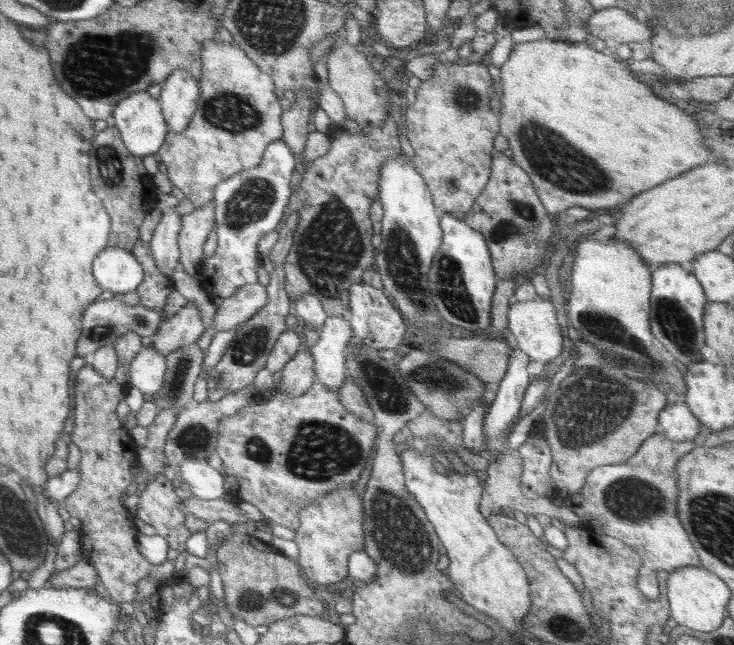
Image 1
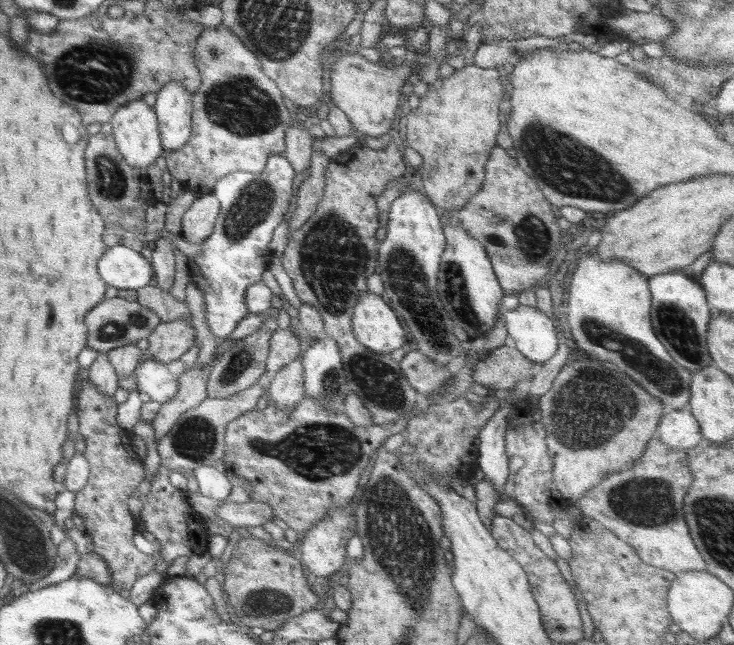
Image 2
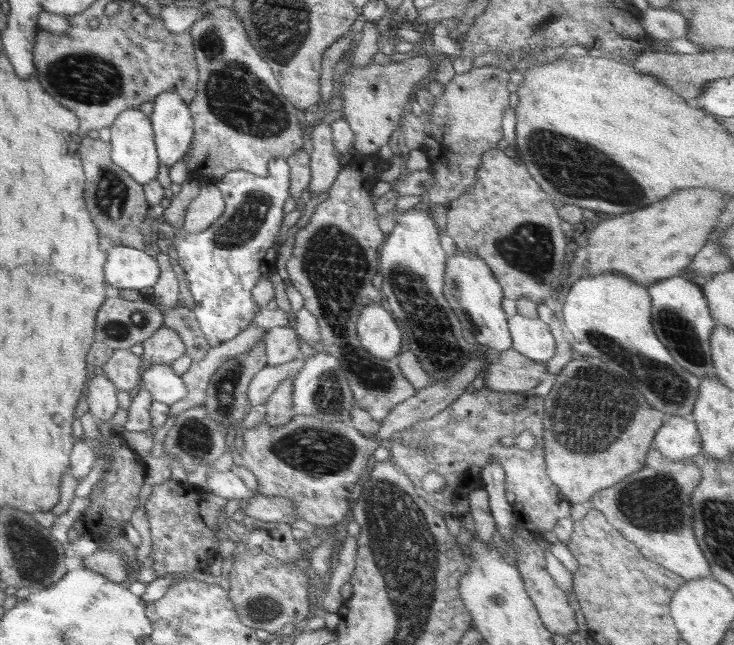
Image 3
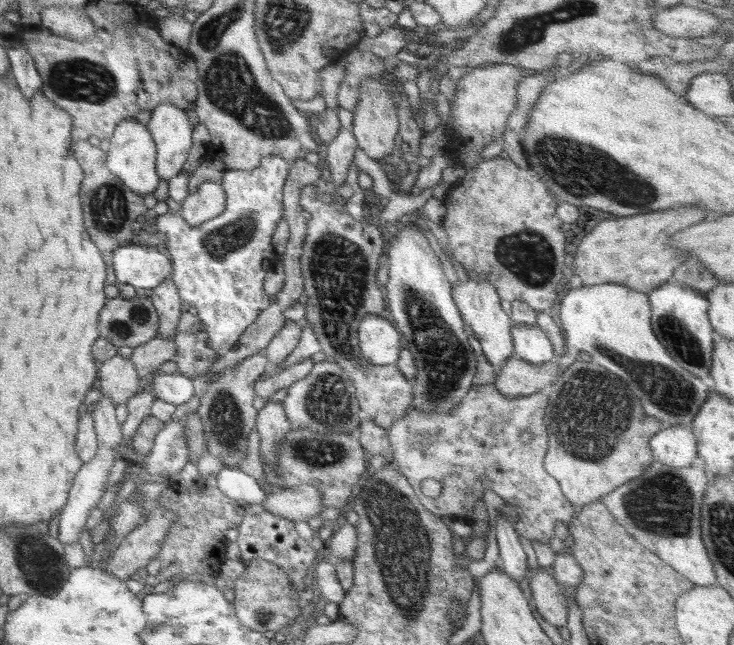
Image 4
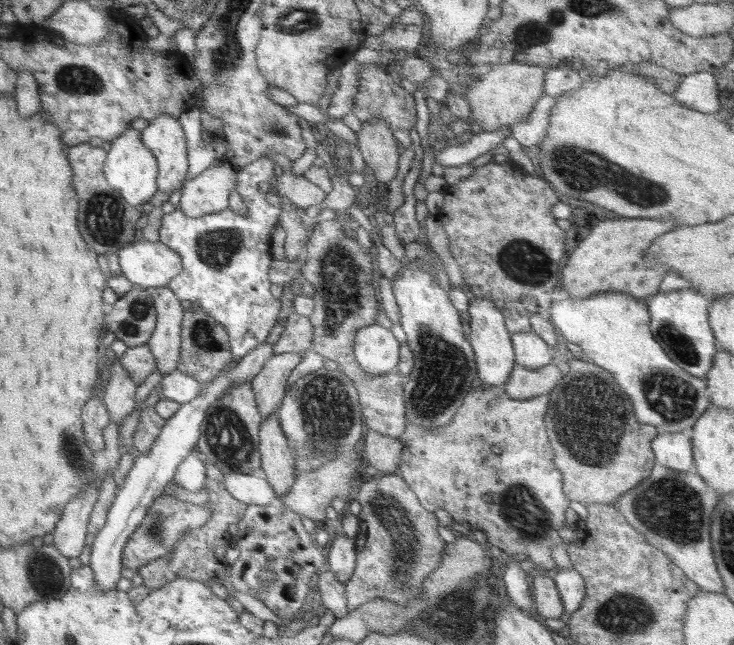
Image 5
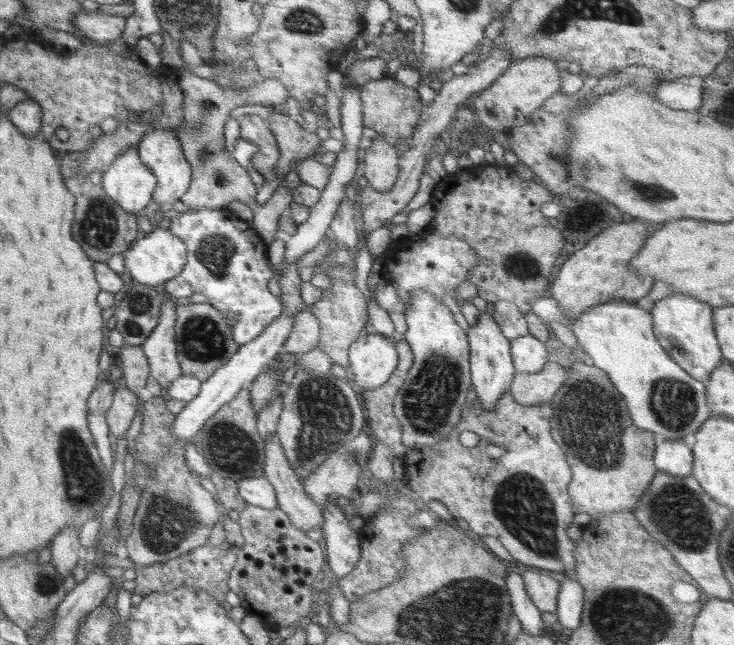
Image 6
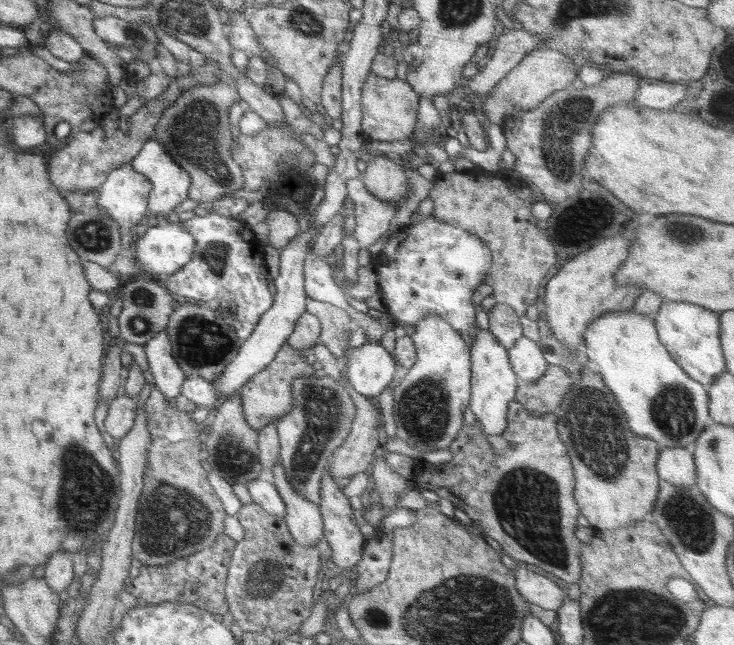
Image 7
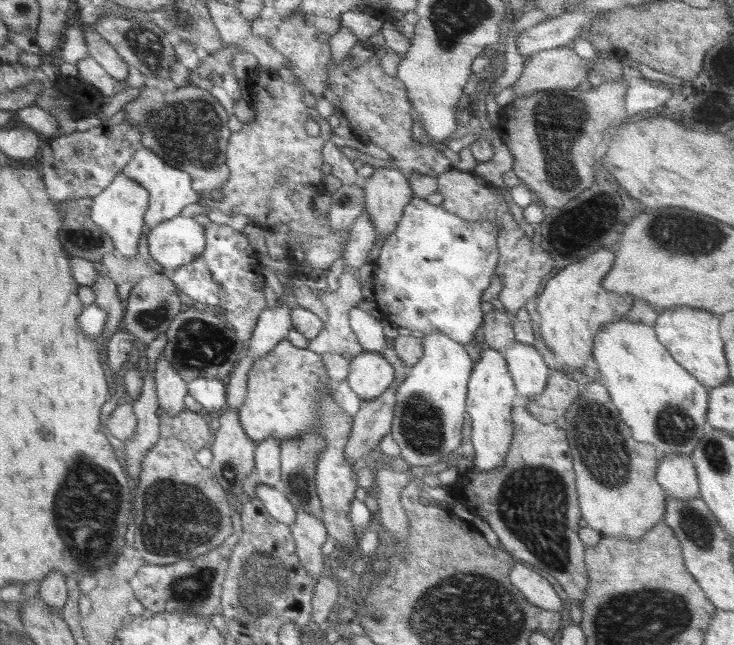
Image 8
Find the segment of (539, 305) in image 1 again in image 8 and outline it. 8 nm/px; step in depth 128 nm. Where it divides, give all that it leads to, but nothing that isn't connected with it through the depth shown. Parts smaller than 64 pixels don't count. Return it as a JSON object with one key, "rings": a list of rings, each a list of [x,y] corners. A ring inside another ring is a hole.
{"rings":[[[515,340],[502,353],[516,387],[519,401],[527,401],[545,389],[551,372],[533,345]]]}

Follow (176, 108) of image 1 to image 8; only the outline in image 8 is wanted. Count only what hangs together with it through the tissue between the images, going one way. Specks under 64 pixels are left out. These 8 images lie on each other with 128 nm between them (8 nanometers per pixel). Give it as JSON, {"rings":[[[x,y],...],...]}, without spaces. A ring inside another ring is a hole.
{"rings":[[[141,146],[121,172],[139,182],[149,192],[149,205],[144,215],[144,226],[149,232],[154,230],[157,224],[178,216],[188,204],[194,204],[199,200],[199,193],[192,190],[191,176],[165,163],[149,148]]]}

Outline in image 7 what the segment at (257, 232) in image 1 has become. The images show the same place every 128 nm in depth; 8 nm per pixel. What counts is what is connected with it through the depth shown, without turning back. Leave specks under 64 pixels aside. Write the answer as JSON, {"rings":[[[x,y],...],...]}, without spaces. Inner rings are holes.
{"rings":[[[211,211],[205,216],[196,216],[184,221],[183,227],[194,236],[194,241],[196,241],[194,256],[188,264],[178,270],[178,273],[166,276],[164,286],[178,301],[192,298],[192,300],[211,306],[223,301],[229,303],[232,308],[230,322],[232,322],[233,329],[238,338],[246,340],[256,328],[262,315],[270,311],[274,303],[274,298],[268,289],[270,276],[265,264],[265,245],[258,241],[246,221],[239,221]]]}

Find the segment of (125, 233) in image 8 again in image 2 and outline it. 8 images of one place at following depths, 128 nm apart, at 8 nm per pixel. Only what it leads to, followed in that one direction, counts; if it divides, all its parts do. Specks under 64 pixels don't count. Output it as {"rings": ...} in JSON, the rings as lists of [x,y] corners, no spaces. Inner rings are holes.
{"rings":[[[142,98],[120,106],[109,122],[112,124],[112,134],[114,135],[118,152],[131,167],[142,169],[146,172],[149,165],[154,163],[156,158],[164,152],[161,147],[161,134],[156,113],[153,107],[150,107]]]}

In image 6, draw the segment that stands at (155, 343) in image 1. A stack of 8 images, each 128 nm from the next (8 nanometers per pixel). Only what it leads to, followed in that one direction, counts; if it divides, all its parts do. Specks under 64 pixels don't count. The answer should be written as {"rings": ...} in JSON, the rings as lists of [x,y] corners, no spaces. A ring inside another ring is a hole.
{"rings":[[[124,345],[119,350],[117,358],[122,363],[123,378],[120,383],[133,393],[138,393],[145,387],[150,375],[149,362],[143,348],[141,345]]]}

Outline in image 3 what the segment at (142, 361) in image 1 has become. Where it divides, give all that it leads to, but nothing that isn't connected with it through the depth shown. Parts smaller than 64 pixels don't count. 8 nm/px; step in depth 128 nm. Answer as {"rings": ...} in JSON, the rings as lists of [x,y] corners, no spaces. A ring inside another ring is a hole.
{"rings":[[[154,365],[144,367],[142,385],[154,401],[174,404],[186,396],[187,390],[180,375],[172,371],[170,365]]]}

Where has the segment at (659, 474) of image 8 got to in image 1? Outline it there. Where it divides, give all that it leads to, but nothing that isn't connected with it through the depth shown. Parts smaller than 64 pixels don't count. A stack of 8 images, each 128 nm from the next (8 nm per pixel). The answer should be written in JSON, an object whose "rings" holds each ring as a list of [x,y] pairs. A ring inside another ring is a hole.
{"rings":[[[685,402],[667,404],[657,419],[659,431],[676,442],[692,441],[694,436],[705,429],[702,422],[691,413]]]}

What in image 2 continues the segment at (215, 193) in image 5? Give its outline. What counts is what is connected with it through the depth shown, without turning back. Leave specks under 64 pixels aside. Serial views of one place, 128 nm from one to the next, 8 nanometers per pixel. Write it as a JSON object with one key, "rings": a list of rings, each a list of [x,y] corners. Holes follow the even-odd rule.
{"rings":[[[213,193],[198,195],[182,217],[182,240],[195,246],[202,245],[213,234],[220,207],[219,200]]]}

